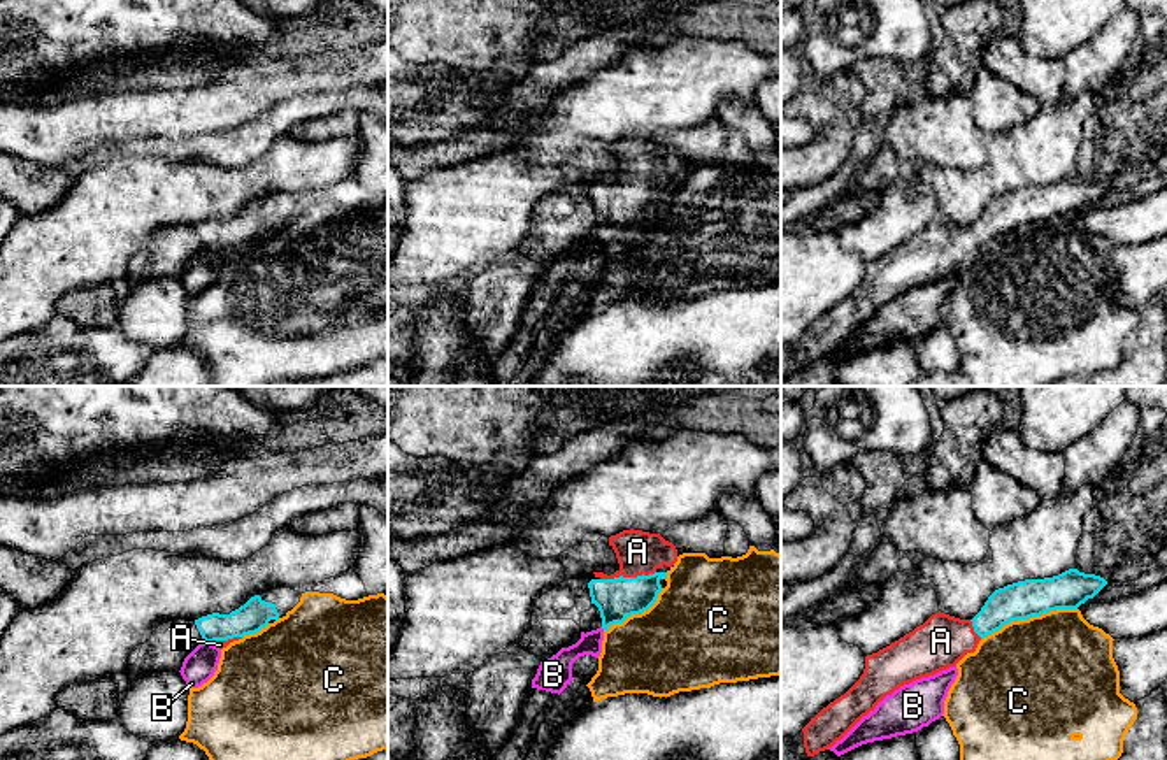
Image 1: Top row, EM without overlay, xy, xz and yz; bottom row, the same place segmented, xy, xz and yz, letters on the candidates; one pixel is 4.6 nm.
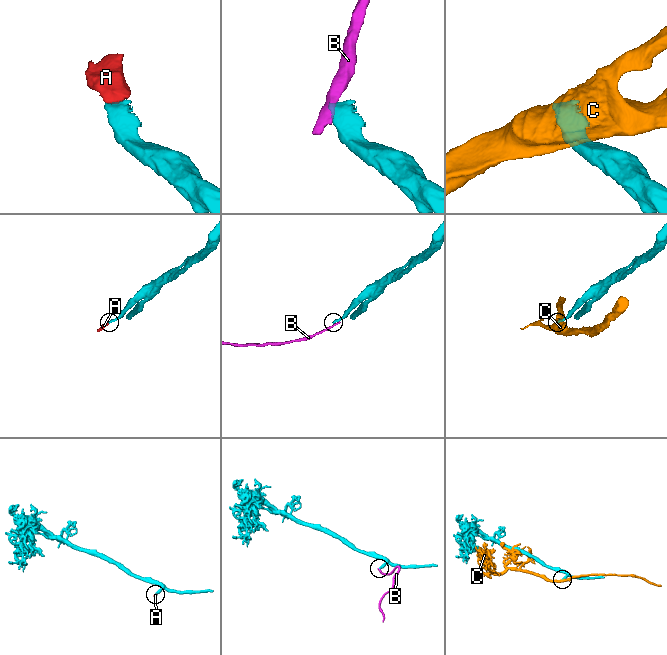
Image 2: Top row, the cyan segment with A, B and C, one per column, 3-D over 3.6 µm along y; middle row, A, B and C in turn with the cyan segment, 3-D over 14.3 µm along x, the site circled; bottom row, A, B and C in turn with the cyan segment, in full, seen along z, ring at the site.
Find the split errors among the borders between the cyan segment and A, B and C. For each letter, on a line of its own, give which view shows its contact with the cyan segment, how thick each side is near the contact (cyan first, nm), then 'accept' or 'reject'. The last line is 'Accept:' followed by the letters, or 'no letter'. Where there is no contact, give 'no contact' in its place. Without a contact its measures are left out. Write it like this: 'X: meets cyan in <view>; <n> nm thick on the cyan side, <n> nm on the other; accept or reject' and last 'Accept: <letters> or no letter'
A: meets cyan in xz; 190 nm thick on the cyan side, 200 nm on the other; accept
B: meets cyan in xy; 140 nm thick on the cyan side, 150 nm on the other; reject
C: meets cyan in yz; 180 nm thick on the cyan side, 480 nm on the other; reject
Accept: A

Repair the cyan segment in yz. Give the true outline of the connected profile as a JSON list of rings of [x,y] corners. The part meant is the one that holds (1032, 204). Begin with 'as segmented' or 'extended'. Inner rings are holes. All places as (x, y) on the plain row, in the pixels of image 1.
extended | [[[1069,176],[995,197],[972,226],[941,218],[932,221],[899,247],[867,262],[863,281],[844,302],[823,314],[795,344],[781,344],[781,381],[832,355],[900,293],[955,274],[1004,232],[1056,216],[1078,216],[1106,191],[1100,183]]]

